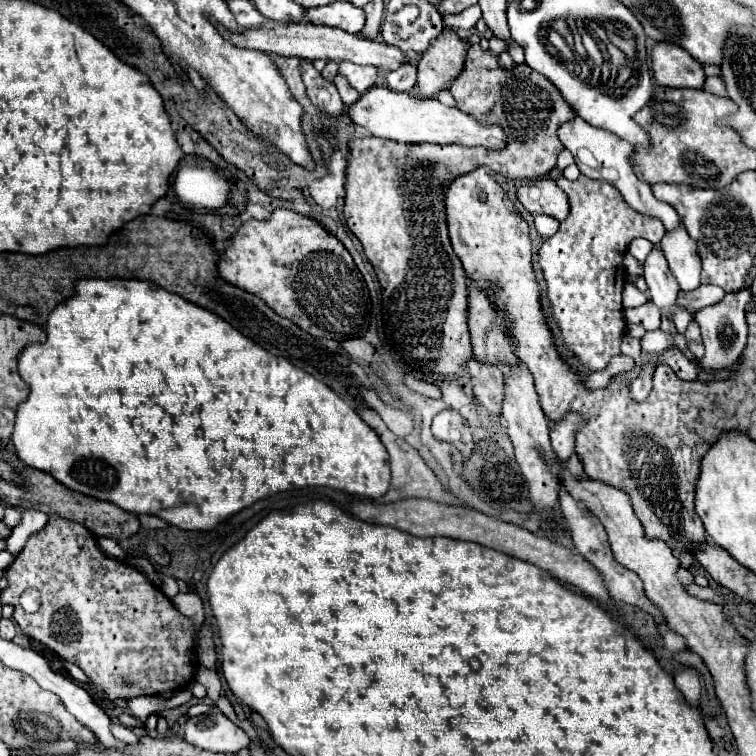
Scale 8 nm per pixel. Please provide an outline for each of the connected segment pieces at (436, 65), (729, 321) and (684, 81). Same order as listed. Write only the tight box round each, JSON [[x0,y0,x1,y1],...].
[[416,31,466,99],[696,289,752,371],[652,43,706,89]]

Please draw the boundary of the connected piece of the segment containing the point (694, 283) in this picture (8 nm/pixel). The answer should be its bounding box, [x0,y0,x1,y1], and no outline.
[660,227,700,291]

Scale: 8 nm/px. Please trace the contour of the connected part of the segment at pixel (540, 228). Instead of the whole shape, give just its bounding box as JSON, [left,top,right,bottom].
[534,215,558,237]

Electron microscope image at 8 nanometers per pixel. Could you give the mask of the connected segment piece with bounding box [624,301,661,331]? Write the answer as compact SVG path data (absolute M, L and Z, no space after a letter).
M650 301L646 305L642 305L642 307L626 309L624 315L626 315L626 321L640 321L640 325L646 331L656 331L661 325L661 315L659 311L656 311L656 307L652 307Z

